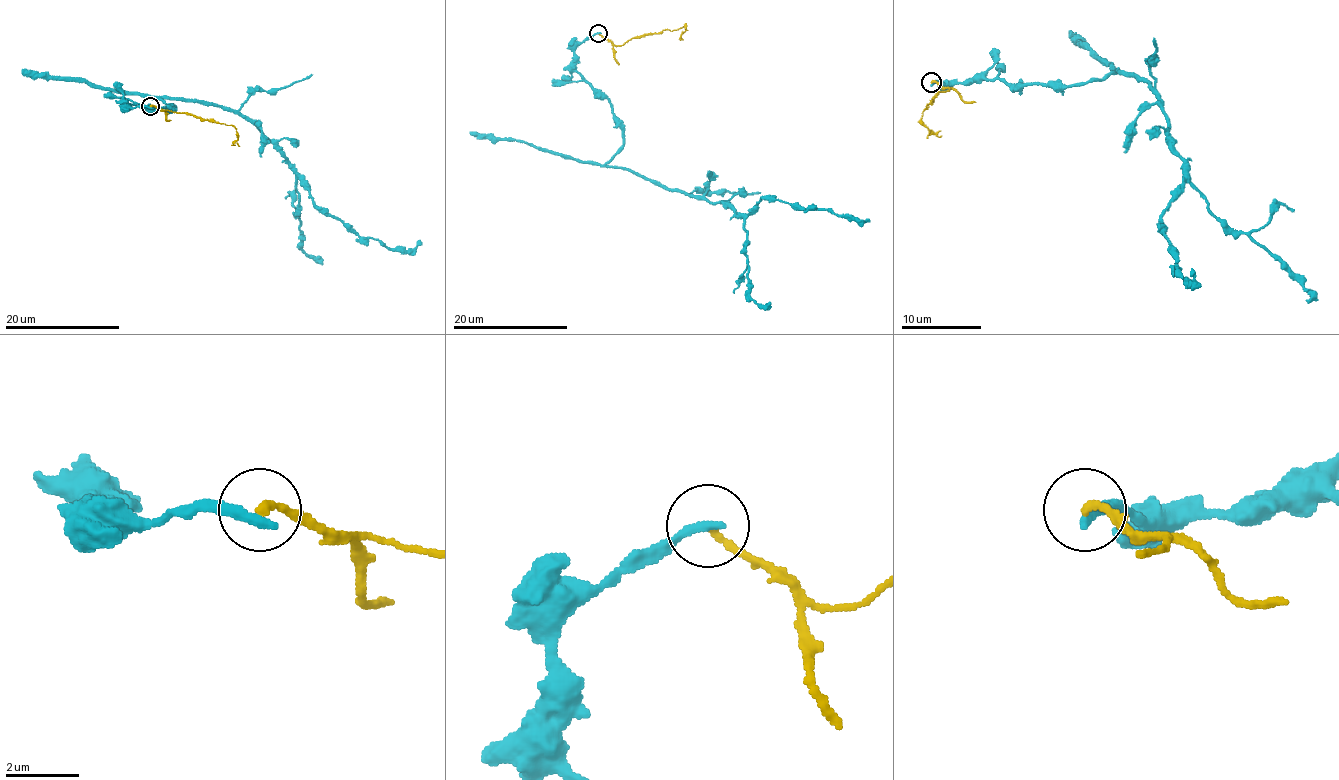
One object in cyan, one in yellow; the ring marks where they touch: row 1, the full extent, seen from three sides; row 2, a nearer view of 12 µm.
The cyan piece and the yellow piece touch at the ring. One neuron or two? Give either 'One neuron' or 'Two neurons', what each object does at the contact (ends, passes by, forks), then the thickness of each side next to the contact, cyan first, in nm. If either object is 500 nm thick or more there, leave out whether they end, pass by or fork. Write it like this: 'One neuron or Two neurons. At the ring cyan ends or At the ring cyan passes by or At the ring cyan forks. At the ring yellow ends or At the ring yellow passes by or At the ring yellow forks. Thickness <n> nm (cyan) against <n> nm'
Two neurons. At the ring cyan ends. At the ring yellow ends. Thickness 300 nm (cyan) against 200 nm

